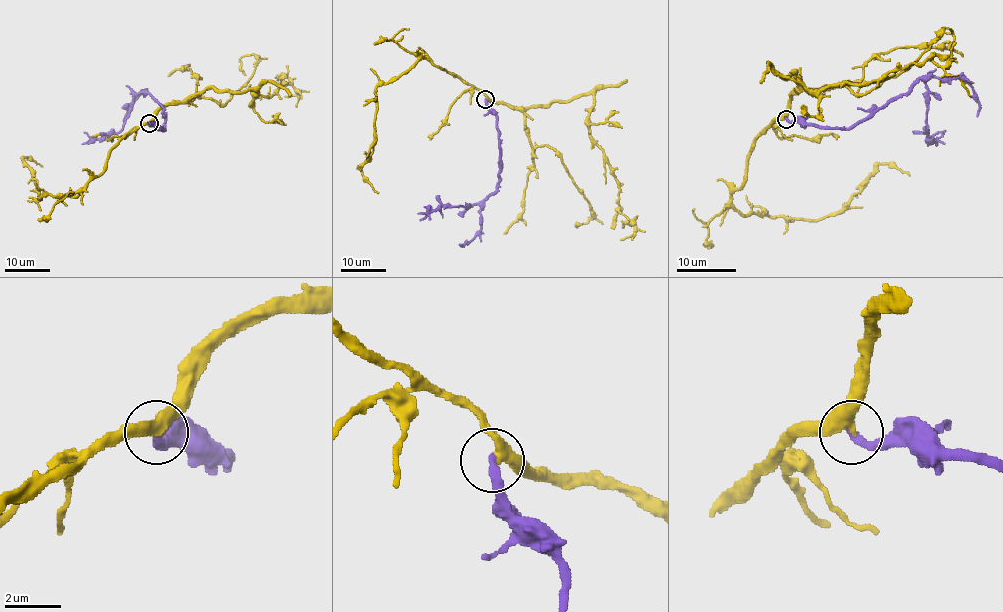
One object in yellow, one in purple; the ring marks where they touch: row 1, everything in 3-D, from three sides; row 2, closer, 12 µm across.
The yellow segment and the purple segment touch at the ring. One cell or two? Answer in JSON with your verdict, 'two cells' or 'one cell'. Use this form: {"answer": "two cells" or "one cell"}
{"answer": "one cell"}

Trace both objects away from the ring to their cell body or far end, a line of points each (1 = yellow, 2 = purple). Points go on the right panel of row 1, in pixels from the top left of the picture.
1: (786, 119), (796, 74), (779, 74), (823, 90), (867, 84), (932, 60), (971, 82)
2: (786, 119), (832, 128), (854, 127), (923, 78), (926, 131), (938, 139), (945, 130)

